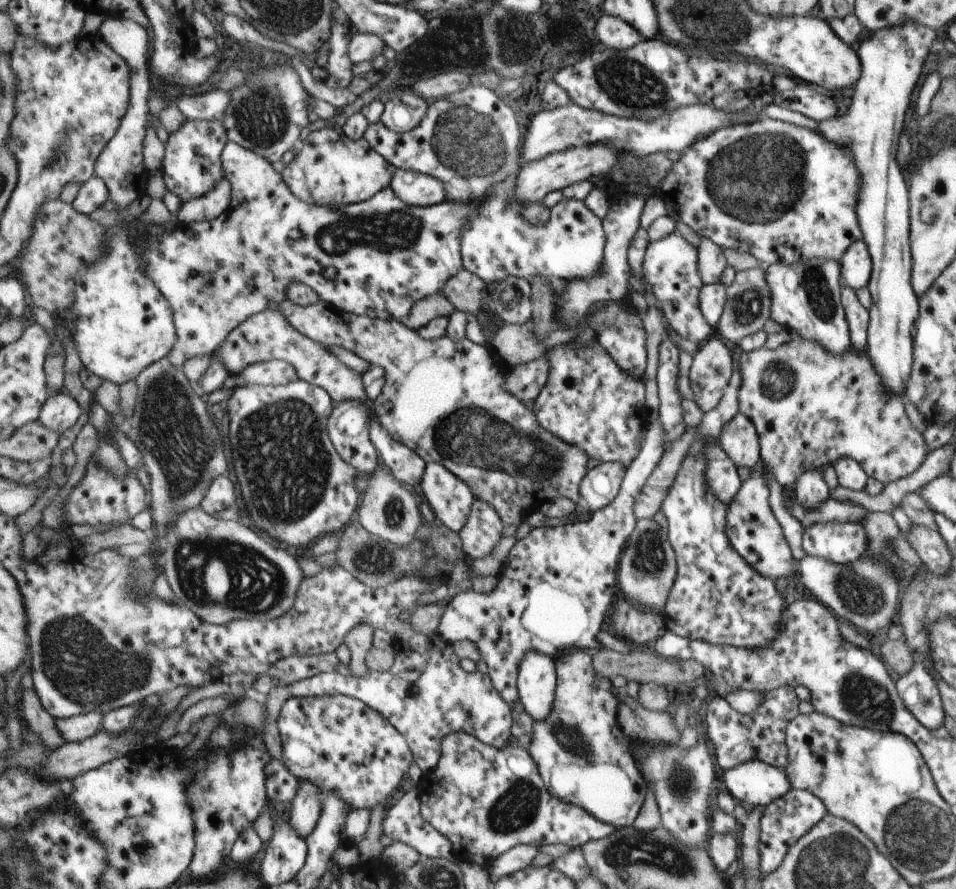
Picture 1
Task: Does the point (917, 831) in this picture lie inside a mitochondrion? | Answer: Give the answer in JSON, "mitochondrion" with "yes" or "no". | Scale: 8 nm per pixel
{"mitochondrion":"yes"}

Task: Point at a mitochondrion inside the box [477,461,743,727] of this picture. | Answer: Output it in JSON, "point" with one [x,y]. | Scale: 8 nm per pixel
{"point":[650,558]}

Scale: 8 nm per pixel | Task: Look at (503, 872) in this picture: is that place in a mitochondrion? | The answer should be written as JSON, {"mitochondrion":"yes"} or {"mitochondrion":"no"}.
{"mitochondrion":"no"}

